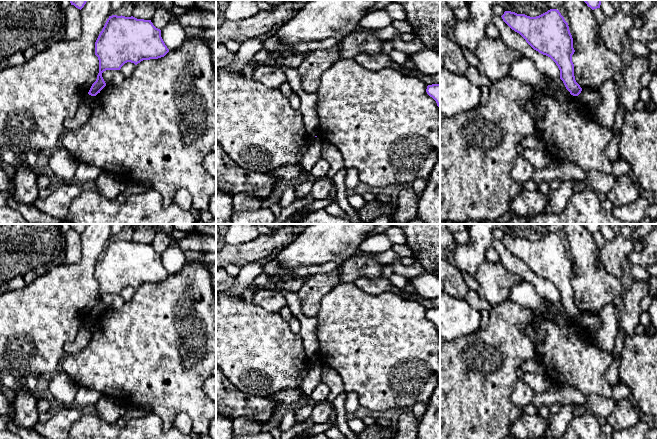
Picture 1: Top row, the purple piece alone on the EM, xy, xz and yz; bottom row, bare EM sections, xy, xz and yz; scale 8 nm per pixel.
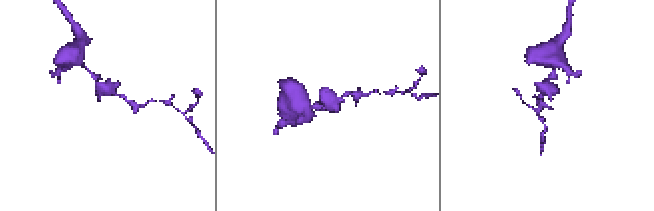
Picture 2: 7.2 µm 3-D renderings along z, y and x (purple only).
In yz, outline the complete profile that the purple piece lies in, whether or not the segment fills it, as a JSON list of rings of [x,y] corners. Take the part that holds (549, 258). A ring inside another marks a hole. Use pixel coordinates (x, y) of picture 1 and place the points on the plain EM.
[[[550,233],[536,241],[505,235],[501,241],[534,274],[556,287],[560,294],[560,303],[571,319],[578,320],[581,317],[582,312],[574,300],[573,262],[568,247],[559,234]]]

